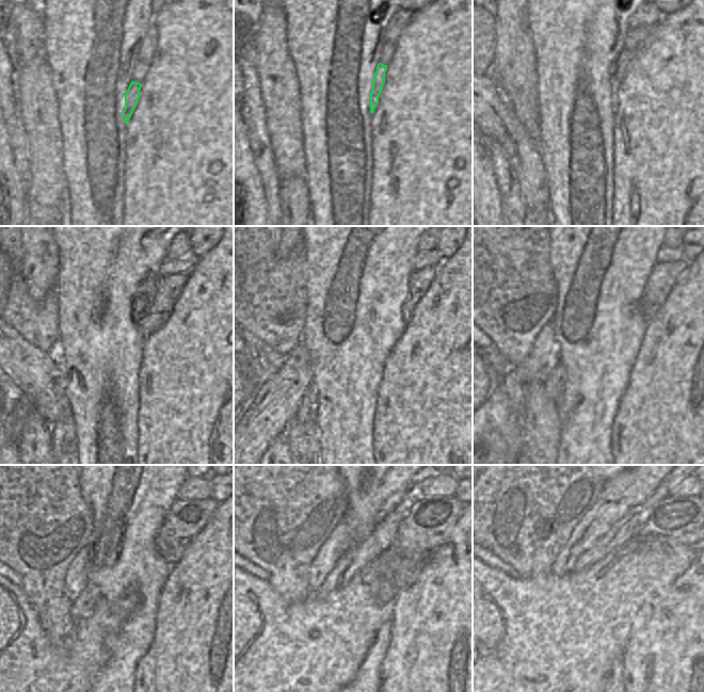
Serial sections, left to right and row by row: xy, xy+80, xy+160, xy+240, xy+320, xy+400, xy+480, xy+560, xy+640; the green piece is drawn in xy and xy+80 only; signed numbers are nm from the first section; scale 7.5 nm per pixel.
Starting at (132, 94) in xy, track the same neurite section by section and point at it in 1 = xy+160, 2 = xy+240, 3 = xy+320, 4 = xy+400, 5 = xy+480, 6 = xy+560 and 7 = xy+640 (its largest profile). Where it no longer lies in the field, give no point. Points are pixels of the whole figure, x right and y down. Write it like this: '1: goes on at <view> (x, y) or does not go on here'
1: goes on at xy+160 (624, 57)
2: goes on at xy+240 (170, 287)
3: goes on at xy+320 (420, 279)
4: goes on at xy+400 (664, 276)
5: goes on at xy+480 (186, 518)
6: goes on at xy+560 (430, 520)
7: goes on at xy+640 (681, 517)

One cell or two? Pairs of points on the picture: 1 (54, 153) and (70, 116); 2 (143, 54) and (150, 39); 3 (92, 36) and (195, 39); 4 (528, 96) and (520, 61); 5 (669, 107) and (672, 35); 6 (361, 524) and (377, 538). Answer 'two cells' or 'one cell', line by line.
1: two cells
2: one cell
3: two cells
4: one cell
5: one cell
6: two cells

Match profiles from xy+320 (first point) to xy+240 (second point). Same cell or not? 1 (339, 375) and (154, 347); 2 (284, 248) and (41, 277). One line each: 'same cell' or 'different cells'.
1: different cells
2: same cell

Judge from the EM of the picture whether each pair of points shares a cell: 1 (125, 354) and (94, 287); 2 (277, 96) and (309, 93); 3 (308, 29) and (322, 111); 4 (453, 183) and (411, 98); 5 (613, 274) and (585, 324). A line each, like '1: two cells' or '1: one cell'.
1: one cell
2: two cells
3: one cell
4: one cell
5: one cell

